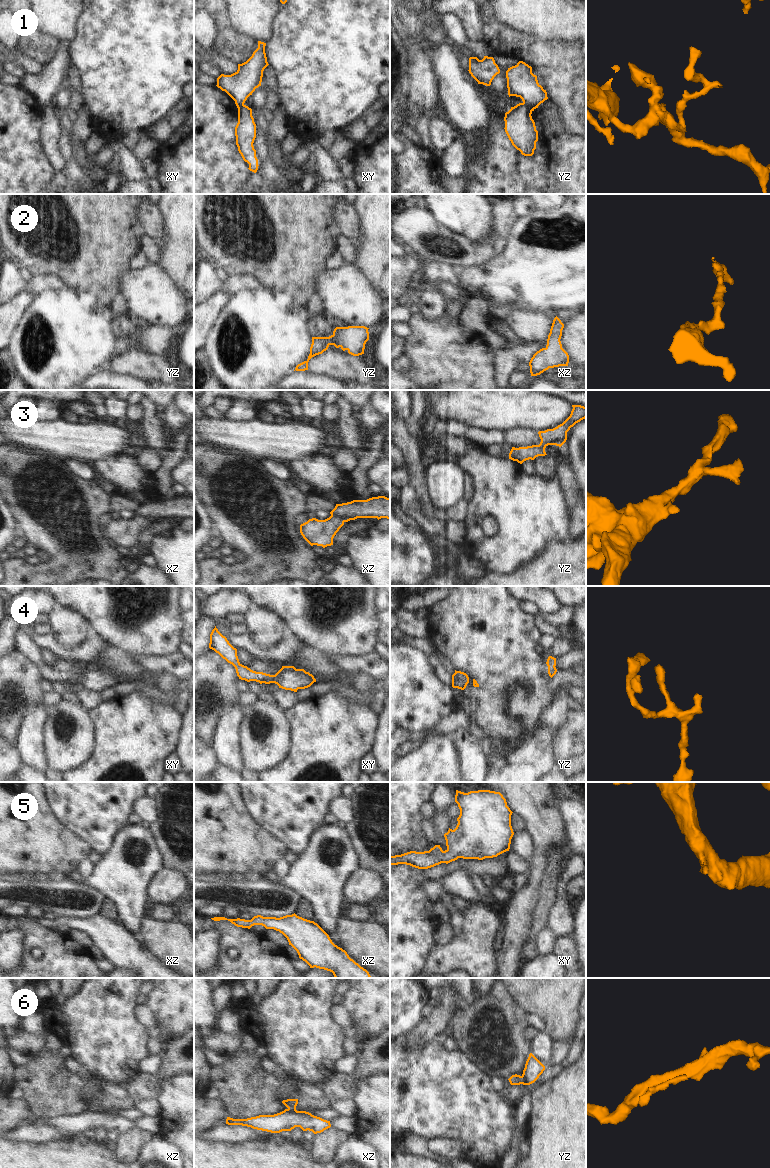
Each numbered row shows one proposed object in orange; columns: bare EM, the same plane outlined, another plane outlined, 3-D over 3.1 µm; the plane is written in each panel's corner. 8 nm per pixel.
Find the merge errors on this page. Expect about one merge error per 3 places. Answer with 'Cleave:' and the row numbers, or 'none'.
Cleave: 1, 6

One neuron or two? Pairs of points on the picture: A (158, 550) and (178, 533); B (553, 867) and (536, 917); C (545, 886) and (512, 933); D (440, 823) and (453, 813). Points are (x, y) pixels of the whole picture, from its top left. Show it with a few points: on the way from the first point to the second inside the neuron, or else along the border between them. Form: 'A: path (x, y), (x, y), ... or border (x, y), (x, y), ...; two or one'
A: path (163, 548), (173, 538); one
B: path (550, 879), (543, 905); one
C: border (542, 878), (538, 886), (537, 901), (530, 918); two
D: border (454, 801), (446, 809), (446, 815), (449, 820); two

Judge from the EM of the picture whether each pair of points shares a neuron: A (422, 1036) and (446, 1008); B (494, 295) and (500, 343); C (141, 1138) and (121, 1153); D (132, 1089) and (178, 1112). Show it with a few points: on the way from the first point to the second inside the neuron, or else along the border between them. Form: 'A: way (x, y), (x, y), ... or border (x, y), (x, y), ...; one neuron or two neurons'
A: way (429, 1029), (442, 1015); one neuron
B: border (488, 303), (485, 296), (477, 291), (465, 304); two neurons
C: way (136, 1138), (126, 1148); one neuron
D: border (168, 1078), (161, 1082), (160, 1091), (154, 1098); two neurons

